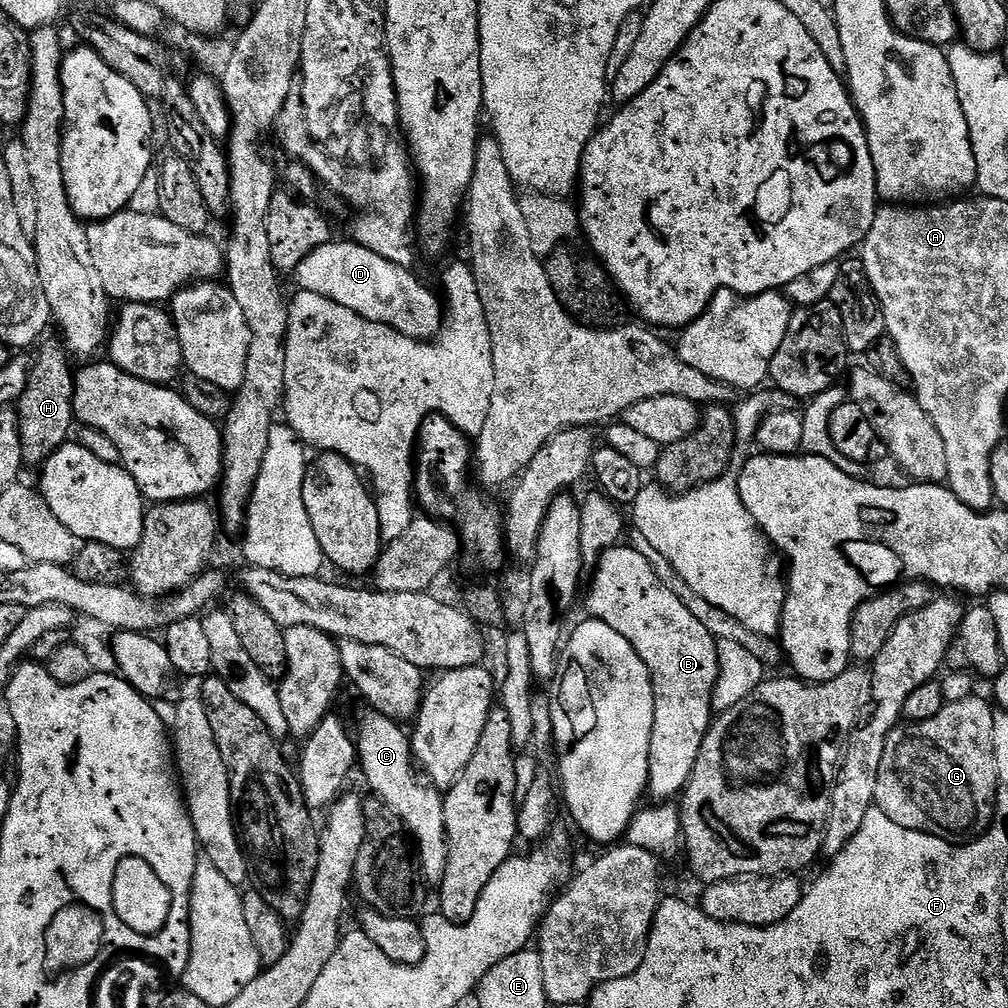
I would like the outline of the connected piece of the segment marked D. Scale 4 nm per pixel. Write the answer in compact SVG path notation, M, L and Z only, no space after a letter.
M331 240L307 255L292 273L292 278L299 291L328 298L362 318L388 325L406 337L429 341L443 328L444 306L416 274L351 240Z

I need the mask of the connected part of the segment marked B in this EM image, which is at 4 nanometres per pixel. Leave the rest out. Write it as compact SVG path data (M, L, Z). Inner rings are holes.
M617 546L609 549L600 556L594 571L592 589L588 592L588 608L591 619L606 622L613 630L618 630L630 646L646 662L646 670L650 670L650 678L654 686L656 701L654 702L654 726L650 734L650 770L648 771L647 795L653 796L656 802L668 802L679 797L688 787L694 766L698 762L698 754L702 750L702 742L708 729L712 727L714 709L712 695L716 689L718 678L717 639L682 606L682 598L670 594L666 586L654 574L654 566L638 554L631 546Z

